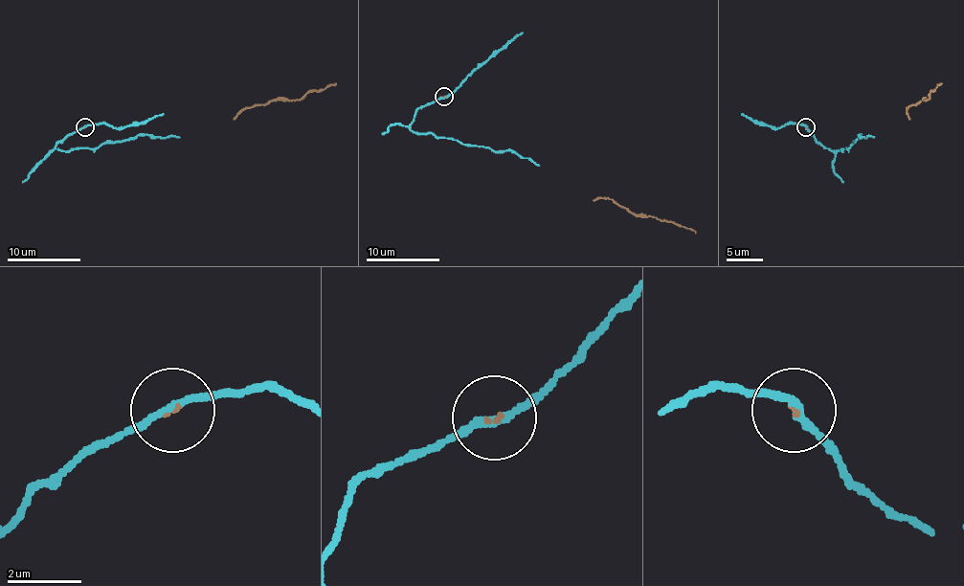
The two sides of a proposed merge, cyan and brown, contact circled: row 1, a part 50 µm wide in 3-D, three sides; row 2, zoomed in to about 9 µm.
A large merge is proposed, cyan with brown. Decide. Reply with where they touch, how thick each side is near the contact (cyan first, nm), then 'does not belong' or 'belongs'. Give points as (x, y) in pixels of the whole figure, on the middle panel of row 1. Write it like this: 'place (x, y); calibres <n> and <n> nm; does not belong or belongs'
place (444, 97); calibres 190 and 80 nm; belongs

